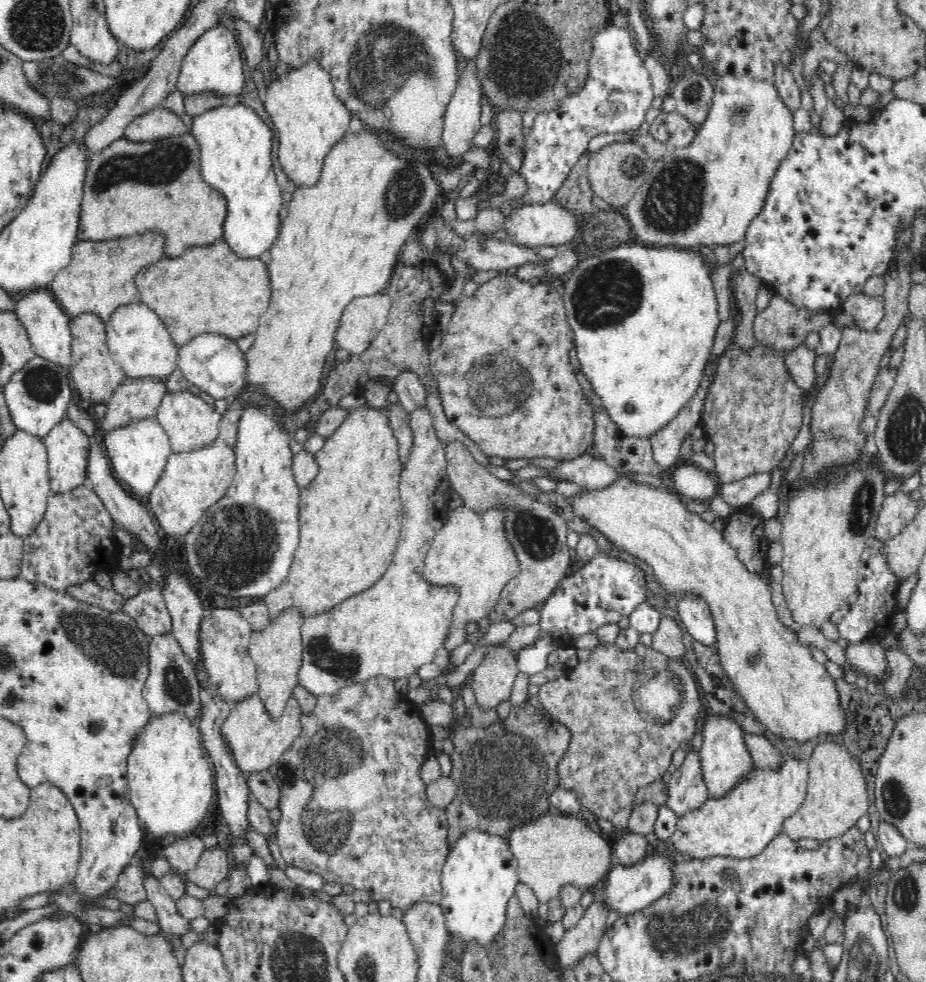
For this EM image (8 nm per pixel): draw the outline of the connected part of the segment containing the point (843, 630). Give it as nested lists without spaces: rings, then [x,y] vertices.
[[[875,537],[866,541],[866,548],[861,554],[858,580],[858,599],[837,624],[839,636],[846,638],[849,644],[864,641],[878,642],[886,634],[893,634],[894,617],[898,610],[898,589],[901,579],[888,565],[888,555],[884,551],[884,542]]]

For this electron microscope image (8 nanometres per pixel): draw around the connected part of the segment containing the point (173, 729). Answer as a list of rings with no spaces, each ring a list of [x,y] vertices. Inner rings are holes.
[[[182,711],[154,713],[135,736],[127,758],[129,797],[141,826],[150,834],[188,834],[200,824],[214,800],[216,786],[210,759],[205,758],[199,727]]]

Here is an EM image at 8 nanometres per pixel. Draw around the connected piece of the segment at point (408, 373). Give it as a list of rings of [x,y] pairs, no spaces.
[[[403,367],[391,381],[400,405],[402,405],[402,409],[406,410],[406,413],[410,414],[412,409],[424,406],[427,402],[427,392],[419,381],[419,374],[416,370]]]

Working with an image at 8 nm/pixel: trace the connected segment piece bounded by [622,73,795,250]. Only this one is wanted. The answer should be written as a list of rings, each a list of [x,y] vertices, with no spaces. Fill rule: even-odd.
[[[748,73],[742,75],[724,74],[713,78],[714,88],[711,106],[707,114],[706,120],[698,125],[694,140],[685,148],[676,149],[669,147],[668,152],[664,153],[661,159],[655,161],[654,168],[646,177],[638,191],[630,202],[626,203],[622,212],[629,220],[630,226],[634,229],[636,236],[646,242],[647,245],[656,246],[685,246],[687,249],[698,250],[699,246],[708,246],[714,248],[716,244],[721,246],[730,246],[744,239],[746,228],[754,220],[755,215],[762,210],[763,203],[766,202],[767,192],[770,189],[770,182],[774,176],[776,169],[780,166],[782,160],[786,158],[790,150],[795,131],[792,130],[792,114],[790,109],[784,106],[784,102],[778,98],[774,81],[769,77],[752,77]]]

